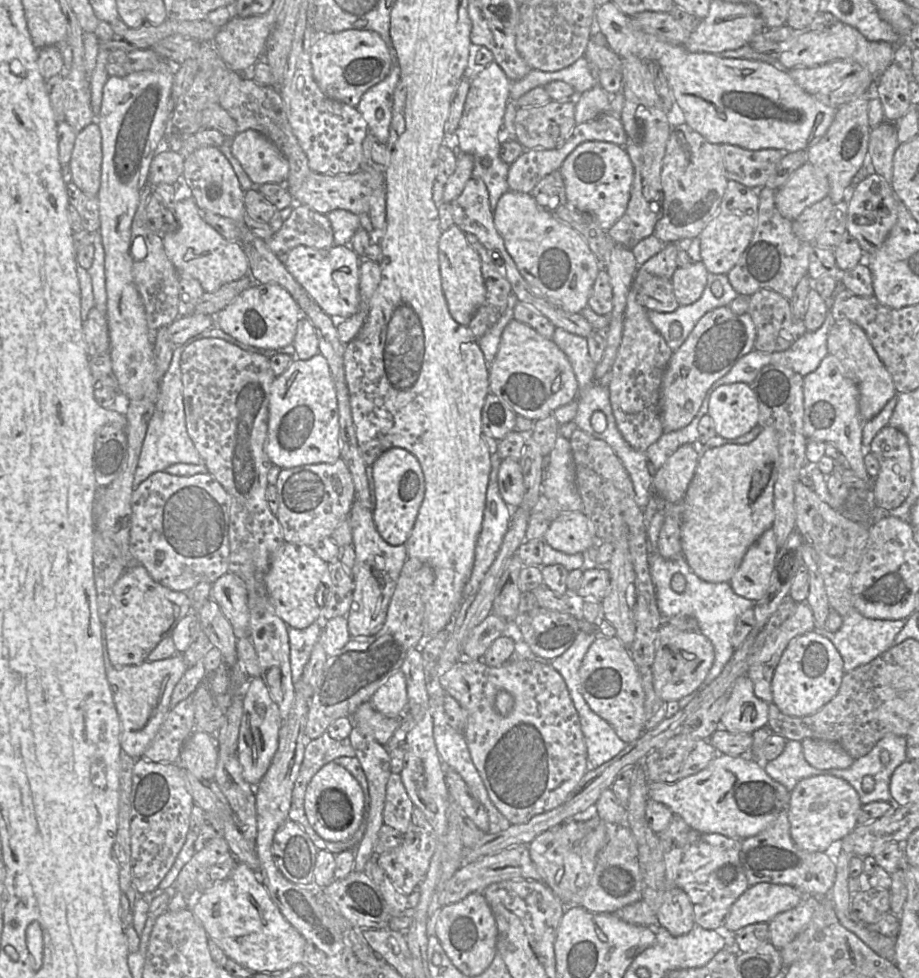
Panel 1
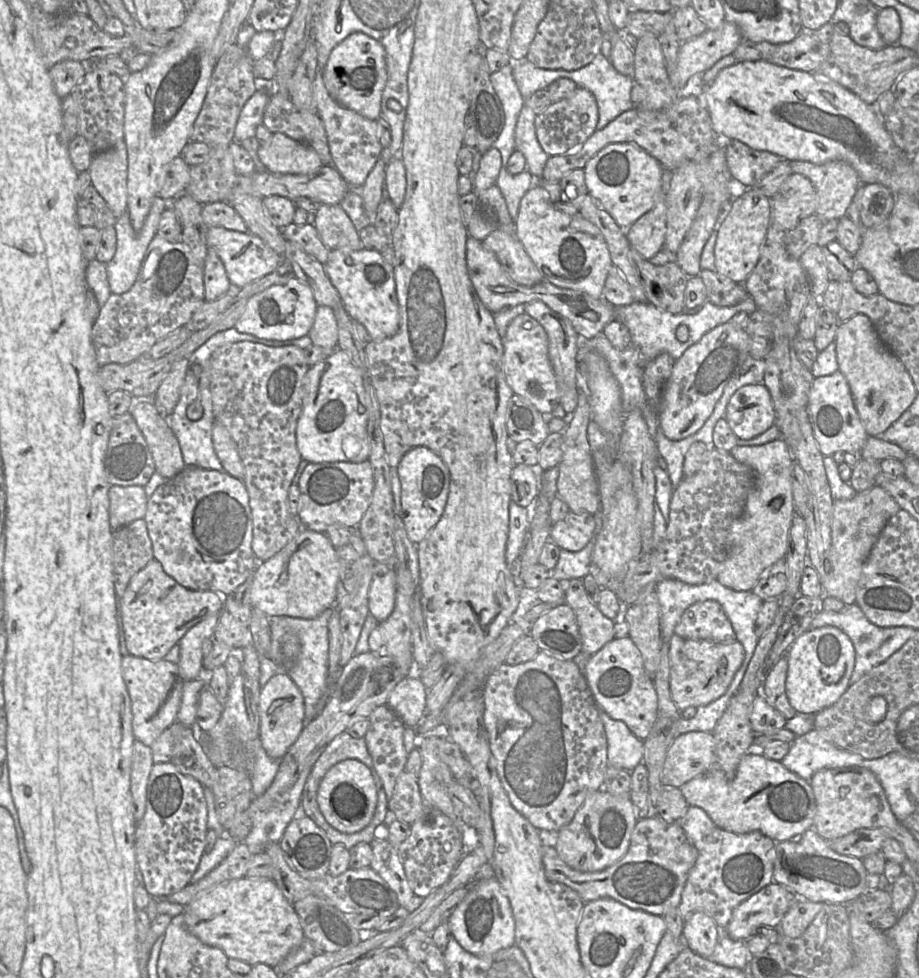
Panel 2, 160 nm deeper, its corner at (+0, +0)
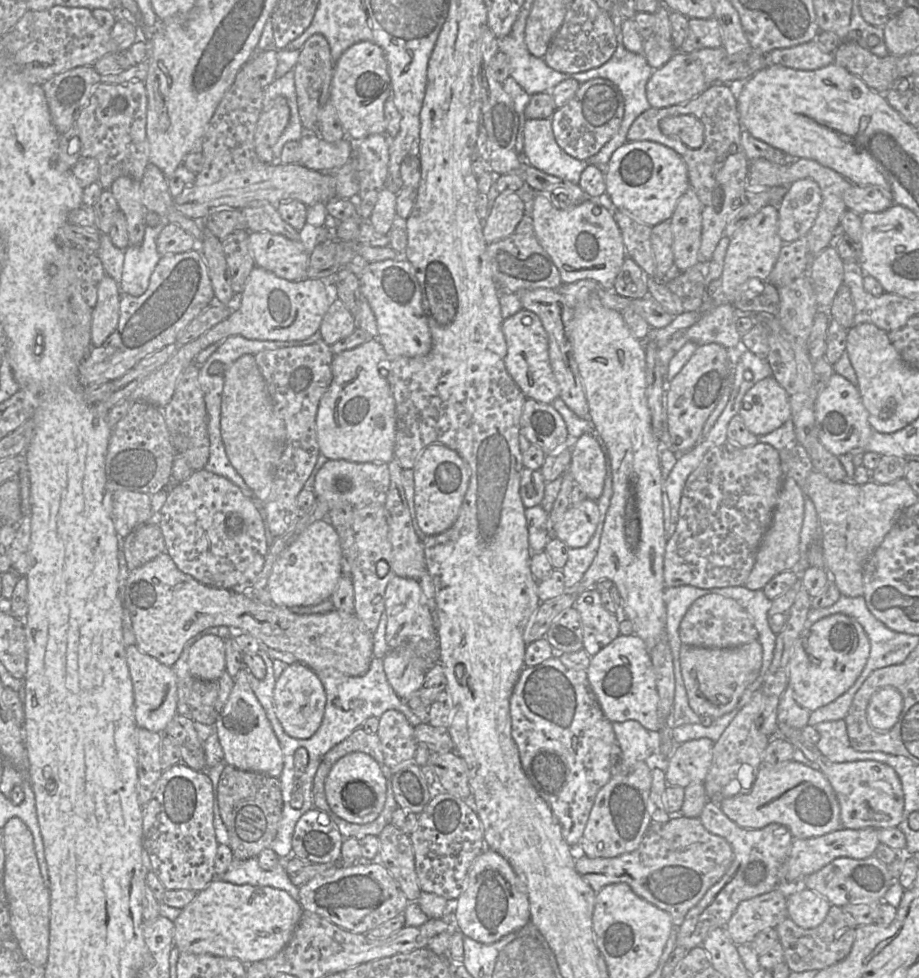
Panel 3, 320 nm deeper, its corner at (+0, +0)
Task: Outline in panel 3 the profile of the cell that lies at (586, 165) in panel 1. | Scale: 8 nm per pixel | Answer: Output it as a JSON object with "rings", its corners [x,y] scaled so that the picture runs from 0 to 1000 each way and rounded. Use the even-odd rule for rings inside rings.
{"rings":[[[708,144],[680,145],[668,154],[658,174],[659,198],[670,215],[708,232],[728,226],[741,200],[751,192],[748,170],[733,153]]]}

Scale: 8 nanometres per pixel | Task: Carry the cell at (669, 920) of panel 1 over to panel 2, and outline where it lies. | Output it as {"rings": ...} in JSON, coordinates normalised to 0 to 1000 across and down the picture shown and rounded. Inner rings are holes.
{"rings":[[[755,933],[744,942],[742,958],[749,969],[771,980],[785,958],[785,952],[768,934]]]}

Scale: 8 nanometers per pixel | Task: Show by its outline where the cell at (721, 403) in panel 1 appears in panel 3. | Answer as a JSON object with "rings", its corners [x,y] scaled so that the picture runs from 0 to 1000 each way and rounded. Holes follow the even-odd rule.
{"rings":[[[831,387],[813,400],[803,424],[819,444],[837,444],[861,427],[857,403],[843,387]]]}

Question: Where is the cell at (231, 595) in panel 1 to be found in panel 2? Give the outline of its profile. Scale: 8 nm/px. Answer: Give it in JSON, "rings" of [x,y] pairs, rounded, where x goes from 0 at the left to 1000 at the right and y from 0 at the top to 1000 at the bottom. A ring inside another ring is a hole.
{"rings":[[[329,541],[301,567],[282,575],[271,602],[274,623],[281,623],[292,631],[343,632],[362,621],[368,589],[367,563],[355,545]]]}

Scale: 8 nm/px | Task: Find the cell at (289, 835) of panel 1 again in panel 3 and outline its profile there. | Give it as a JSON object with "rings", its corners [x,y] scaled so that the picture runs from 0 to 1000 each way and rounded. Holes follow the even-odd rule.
{"rings":[[[338,827],[324,838],[318,855],[318,873],[341,882],[366,881],[374,860],[355,830]]]}

